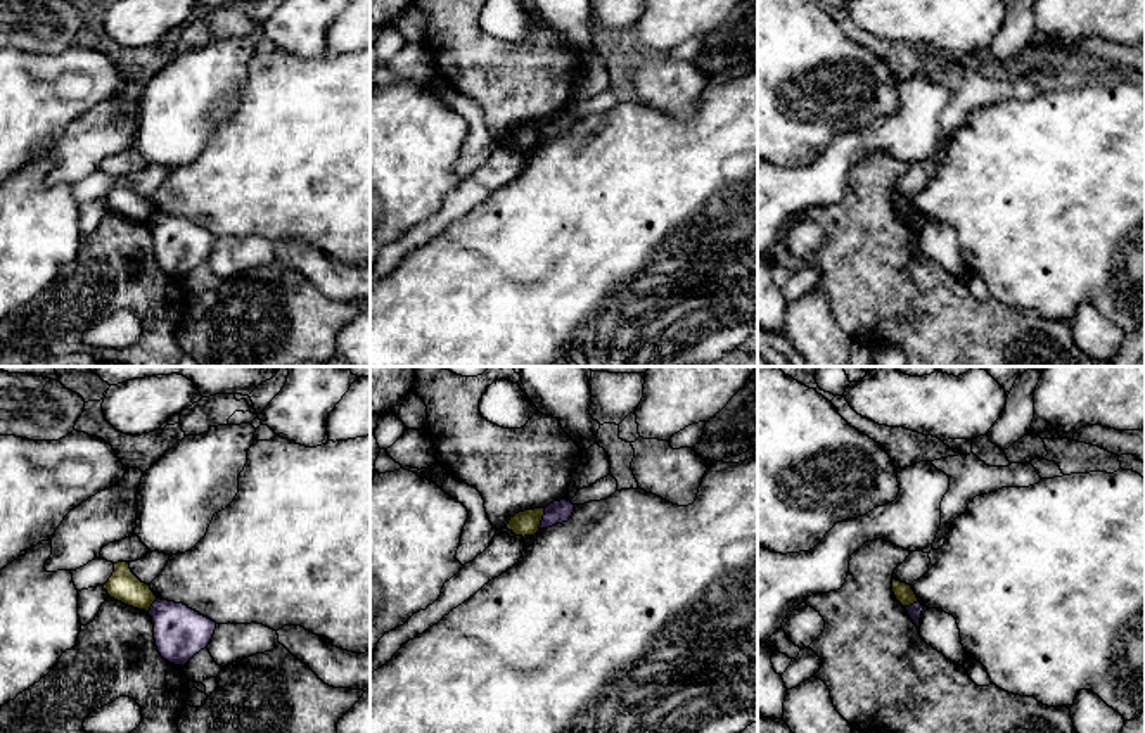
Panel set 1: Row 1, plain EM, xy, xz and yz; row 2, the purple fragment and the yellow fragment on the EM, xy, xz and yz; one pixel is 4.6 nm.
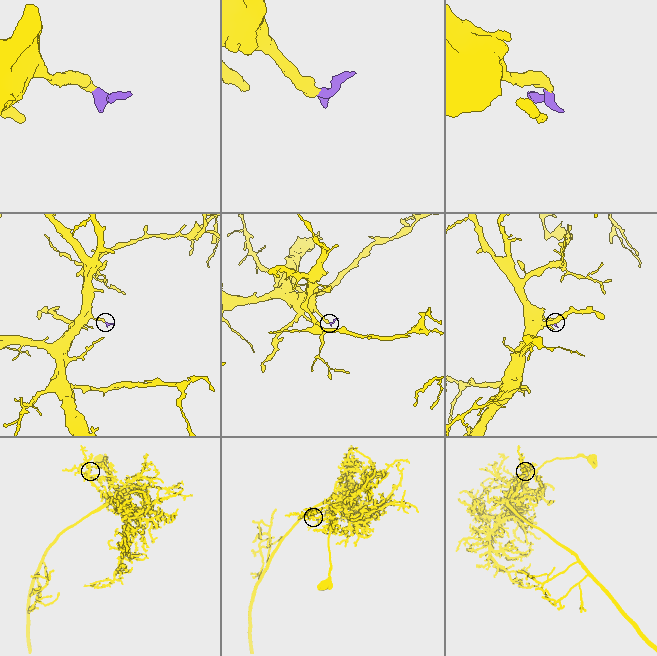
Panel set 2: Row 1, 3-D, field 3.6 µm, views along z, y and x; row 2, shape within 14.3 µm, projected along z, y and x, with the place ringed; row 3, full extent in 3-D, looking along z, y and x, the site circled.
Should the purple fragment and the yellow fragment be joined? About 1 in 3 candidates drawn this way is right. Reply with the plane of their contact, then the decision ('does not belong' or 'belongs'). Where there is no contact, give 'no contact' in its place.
contact in xz; does not belong

